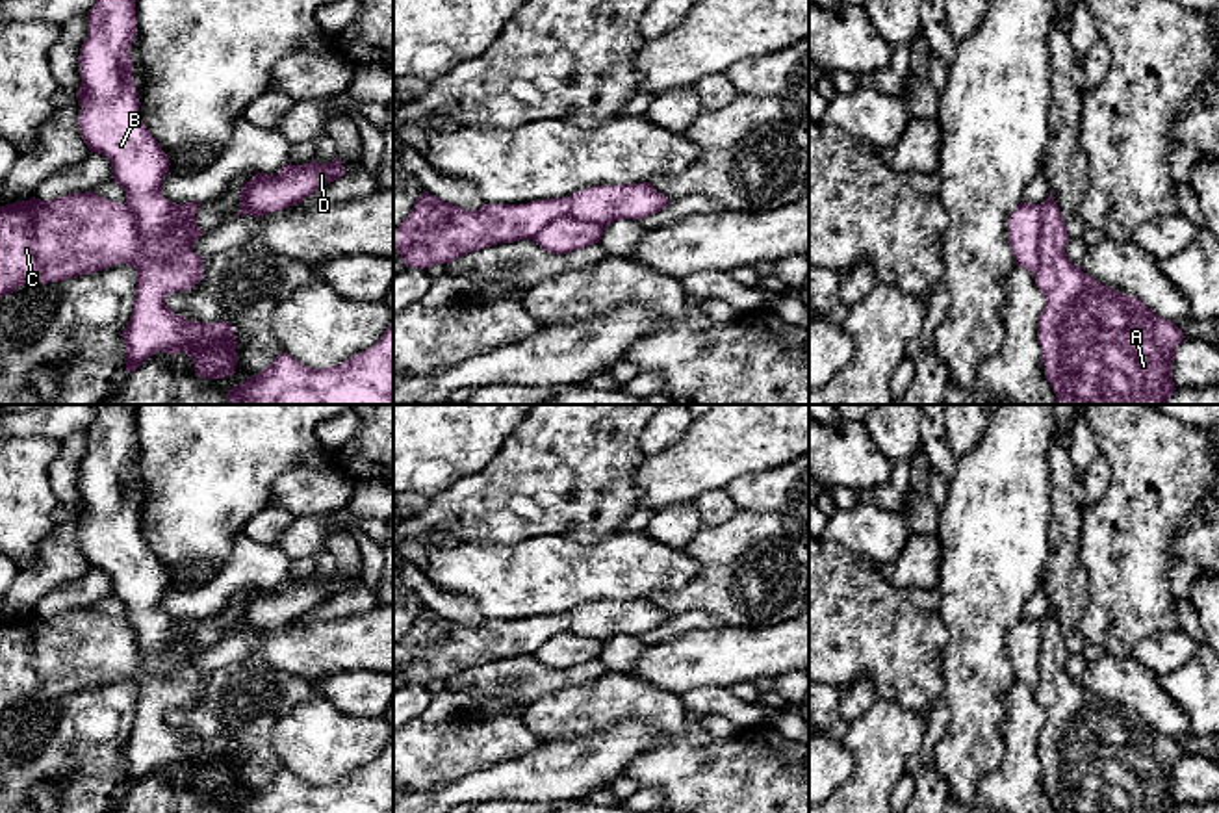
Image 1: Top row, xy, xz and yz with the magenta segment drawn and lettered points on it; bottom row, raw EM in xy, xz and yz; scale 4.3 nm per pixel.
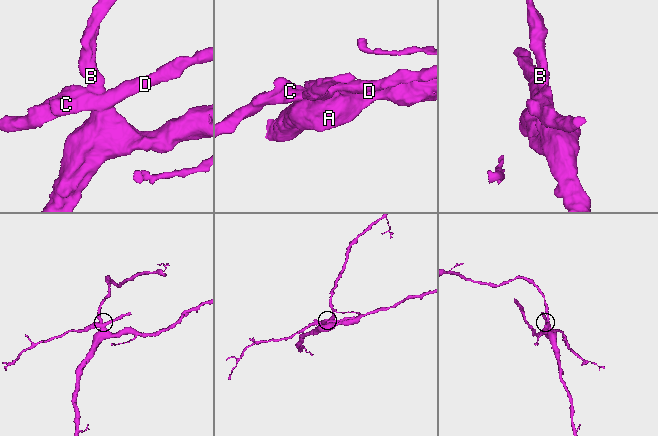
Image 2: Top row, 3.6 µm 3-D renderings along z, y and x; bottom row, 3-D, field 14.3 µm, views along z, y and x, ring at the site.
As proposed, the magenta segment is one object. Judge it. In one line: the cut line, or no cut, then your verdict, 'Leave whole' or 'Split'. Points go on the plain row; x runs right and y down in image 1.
Split along xz (603, 641), (592, 635), (557, 633), (533, 656). Split

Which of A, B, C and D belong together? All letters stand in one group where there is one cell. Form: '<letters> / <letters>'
A B / C D

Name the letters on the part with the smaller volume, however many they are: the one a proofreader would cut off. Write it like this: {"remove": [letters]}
{"remove": ["C", "D"]}

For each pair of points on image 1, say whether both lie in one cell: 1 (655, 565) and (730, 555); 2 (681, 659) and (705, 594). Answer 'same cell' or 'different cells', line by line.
1: different cells
2: different cells

